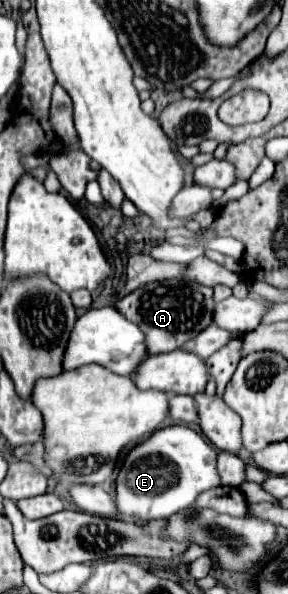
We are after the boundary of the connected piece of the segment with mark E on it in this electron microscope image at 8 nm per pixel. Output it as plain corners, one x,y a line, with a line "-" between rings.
165,426
125,456
117,480
115,480
115,502
117,510
127,516
137,516
139,520
169,518
173,512
183,512
195,498
219,486
219,476
215,470
217,450
189,426

